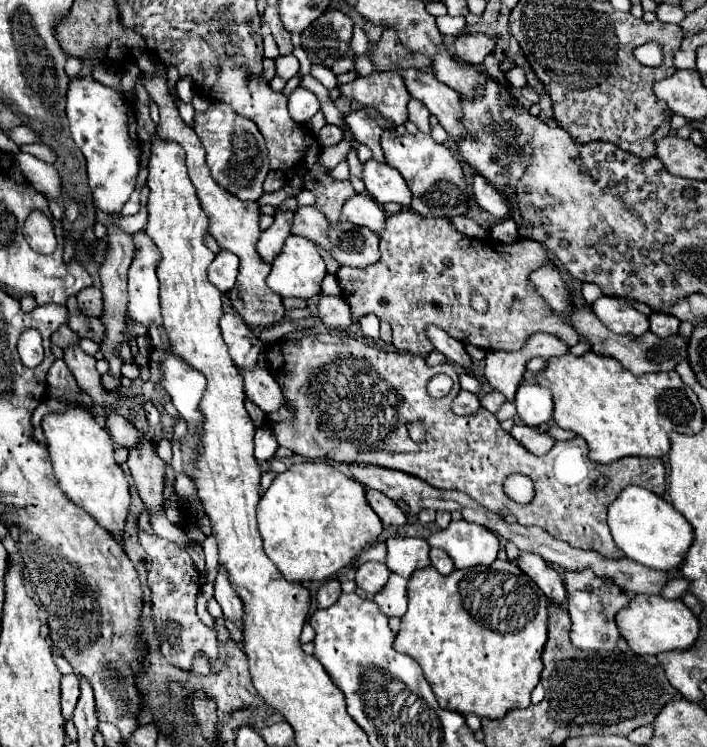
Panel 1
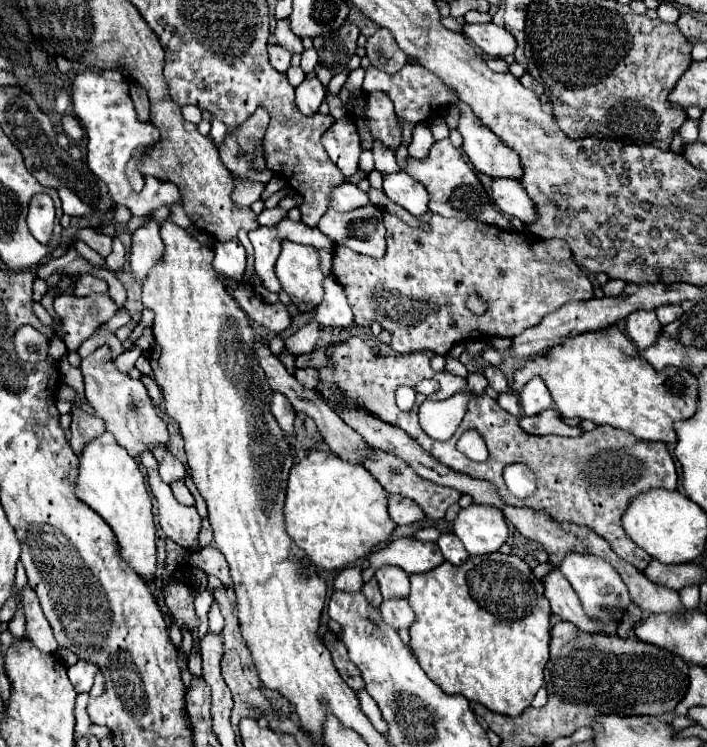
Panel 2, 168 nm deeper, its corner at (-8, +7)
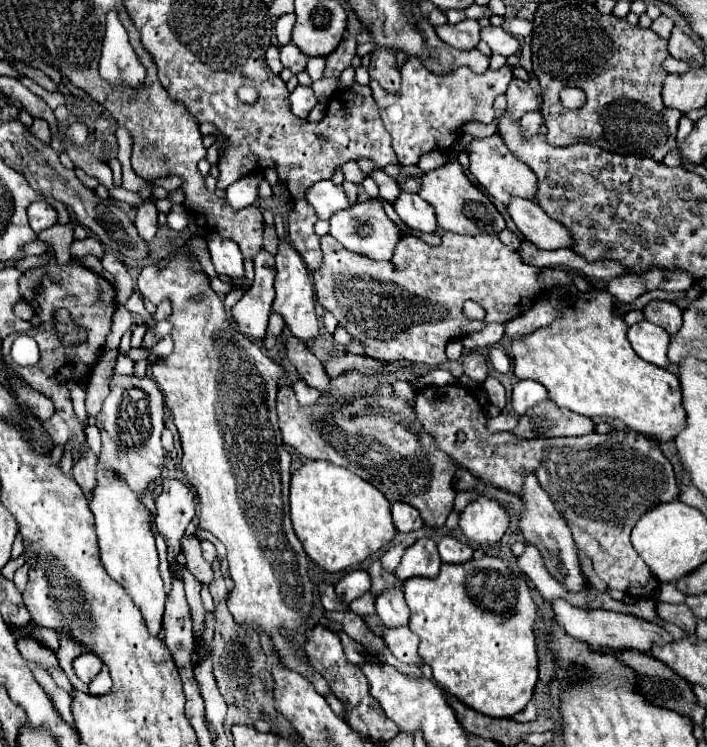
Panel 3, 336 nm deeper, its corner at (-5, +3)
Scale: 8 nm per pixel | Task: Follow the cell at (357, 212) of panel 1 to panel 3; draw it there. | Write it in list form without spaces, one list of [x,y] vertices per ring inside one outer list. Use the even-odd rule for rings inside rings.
[[[318,181],[318,183],[314,183],[314,185],[306,191],[306,201],[314,207],[314,211],[316,211],[318,219],[330,219],[336,211],[350,207],[348,197],[346,197],[346,193],[344,193],[344,189],[342,189],[342,187],[336,187],[332,181]]]

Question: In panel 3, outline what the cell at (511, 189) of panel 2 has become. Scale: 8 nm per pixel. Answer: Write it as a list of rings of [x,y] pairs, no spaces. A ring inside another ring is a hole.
[[[514,199],[508,205],[508,213],[524,239],[534,243],[538,249],[562,249],[574,245],[568,227],[550,219],[544,209],[534,201]]]

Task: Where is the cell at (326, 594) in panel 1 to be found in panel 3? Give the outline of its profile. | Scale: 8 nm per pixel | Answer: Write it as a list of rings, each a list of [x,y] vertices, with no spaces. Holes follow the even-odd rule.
[[[354,569],[336,583],[338,599],[344,603],[352,603],[354,599],[362,597],[368,591],[370,591],[370,577],[364,569]]]

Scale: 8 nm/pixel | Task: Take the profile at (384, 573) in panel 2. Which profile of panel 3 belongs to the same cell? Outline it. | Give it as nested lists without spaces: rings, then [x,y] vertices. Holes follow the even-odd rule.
[[[390,589],[376,599],[376,613],[386,627],[408,625],[410,619],[410,609],[404,601],[404,593],[398,589]]]

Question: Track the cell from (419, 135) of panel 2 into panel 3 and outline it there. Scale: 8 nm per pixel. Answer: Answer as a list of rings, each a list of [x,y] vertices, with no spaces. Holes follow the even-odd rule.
[[[432,151],[432,153],[426,153],[426,155],[420,157],[418,167],[422,167],[424,171],[432,171],[432,169],[436,169],[438,165],[442,167],[444,163],[446,163],[446,157],[444,157],[442,153],[438,153],[438,151]]]

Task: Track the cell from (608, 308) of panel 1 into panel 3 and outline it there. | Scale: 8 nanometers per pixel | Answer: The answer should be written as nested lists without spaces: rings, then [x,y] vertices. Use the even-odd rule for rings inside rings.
[[[646,319],[640,321],[638,325],[632,325],[628,329],[628,339],[632,343],[632,349],[648,363],[654,363],[658,367],[670,367],[670,359],[666,355],[670,335],[662,331],[662,327],[648,323]]]

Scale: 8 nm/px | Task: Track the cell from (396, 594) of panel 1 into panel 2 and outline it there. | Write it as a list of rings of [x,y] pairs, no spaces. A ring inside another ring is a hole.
[[[405,597],[385,599],[379,609],[381,609],[381,615],[385,617],[385,621],[389,621],[389,625],[393,625],[395,629],[411,627],[411,623],[415,619],[413,609],[409,607],[409,601]]]

